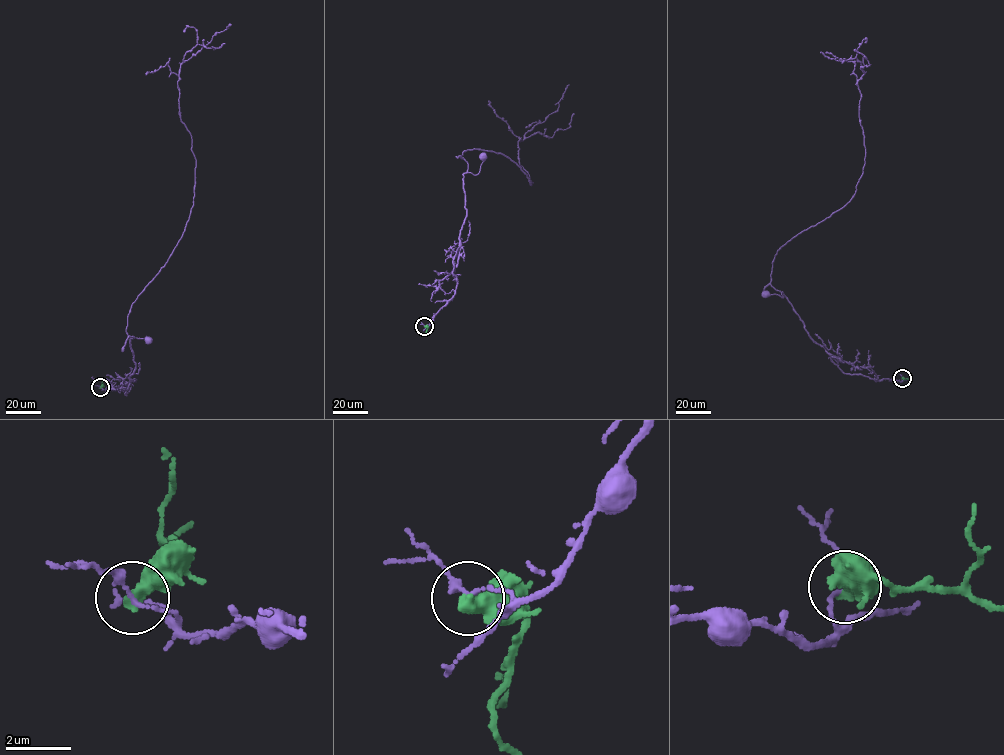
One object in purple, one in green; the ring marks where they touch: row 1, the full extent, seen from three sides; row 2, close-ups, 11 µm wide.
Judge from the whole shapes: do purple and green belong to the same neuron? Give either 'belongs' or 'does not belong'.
does not belong

